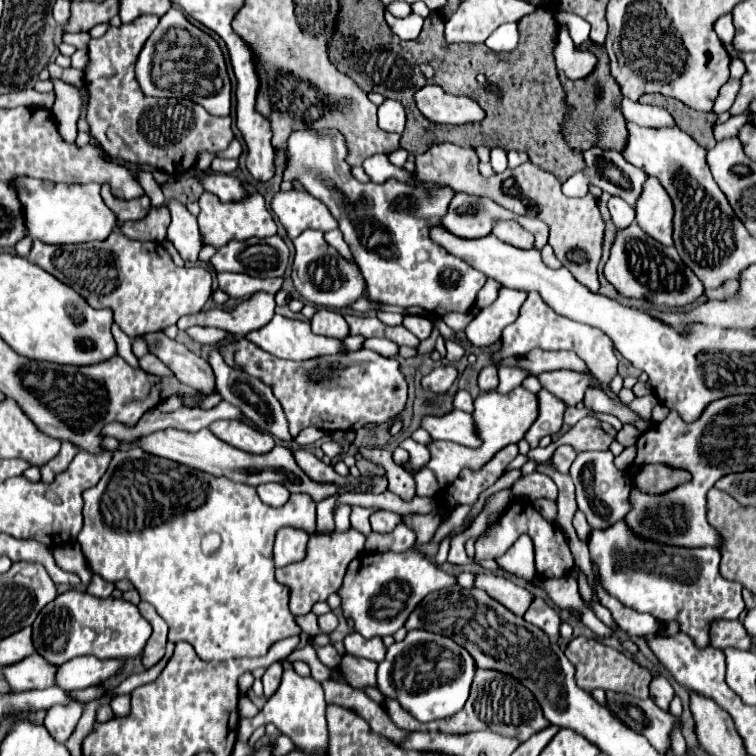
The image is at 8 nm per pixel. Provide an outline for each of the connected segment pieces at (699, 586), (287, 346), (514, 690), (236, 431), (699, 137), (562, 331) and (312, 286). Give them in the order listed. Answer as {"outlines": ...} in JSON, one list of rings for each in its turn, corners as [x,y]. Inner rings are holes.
{"outlines":[[[[618,522],[606,530],[592,530],[590,540],[590,558],[596,562],[600,570],[602,586],[616,596],[624,606],[634,608],[636,612],[648,612],[660,622],[666,620],[678,620],[680,630],[690,634],[696,646],[704,648],[708,646],[708,628],[712,620],[738,620],[740,612],[744,610],[742,600],[742,586],[738,582],[722,578],[718,566],[720,566],[720,552],[712,546],[706,548],[674,548],[674,546],[662,546],[656,542],[646,542],[638,538],[626,522]]],[[[278,314],[264,328],[260,328],[256,332],[250,332],[248,340],[254,342],[256,346],[260,346],[262,350],[270,352],[272,356],[284,358],[284,360],[312,360],[316,356],[328,356],[328,354],[348,352],[346,346],[340,340],[314,334],[310,330],[310,322],[308,320],[292,320],[292,318],[284,318],[284,316],[278,316]]],[[[476,670],[474,682],[472,682],[472,690],[470,690],[470,698],[466,702],[466,706],[445,720],[436,720],[436,722],[428,722],[428,728],[424,728],[424,724],[416,722],[412,716],[408,716],[408,712],[404,712],[404,708],[400,708],[400,704],[396,704],[396,700],[384,700],[384,708],[390,714],[390,718],[404,730],[428,730],[428,732],[452,732],[452,734],[464,734],[464,732],[476,732],[476,730],[492,730],[496,734],[502,736],[514,736],[520,742],[528,740],[532,734],[544,730],[546,726],[550,726],[550,722],[544,718],[540,704],[536,702],[534,694],[520,684],[520,680],[516,680],[510,674],[498,672],[498,670]]],[[[220,420],[210,426],[210,430],[224,442],[252,454],[266,454],[276,446],[272,434],[266,434],[240,420]]],[[[644,94],[640,98],[642,104],[652,104],[652,106],[660,106],[660,108],[666,108],[674,120],[676,120],[676,126],[684,132],[688,132],[702,148],[710,150],[716,140],[714,140],[714,134],[712,134],[712,124],[714,124],[714,114],[712,112],[696,112],[688,106],[684,106],[682,102],[678,100],[672,100],[672,98],[666,98],[662,94]]],[[[538,292],[528,294],[526,302],[520,308],[518,320],[506,328],[502,348],[492,356],[492,362],[498,364],[500,360],[510,358],[510,356],[520,358],[520,356],[526,356],[534,348],[540,348],[540,350],[572,350],[572,352],[576,352],[586,362],[588,370],[604,386],[608,386],[612,376],[616,374],[618,360],[616,360],[616,354],[614,354],[612,340],[604,332],[600,332],[600,330],[596,330],[592,326],[568,320],[568,318],[552,312],[552,308],[548,308],[548,304],[544,304],[544,300],[540,298]]],[[[318,230],[302,232],[292,240],[294,244],[294,264],[292,264],[292,282],[298,294],[316,306],[326,308],[346,308],[350,302],[358,300],[364,290],[364,278],[360,270],[352,264],[346,264],[342,256],[324,240],[324,234]],[[334,252],[334,254],[332,254]]]]}

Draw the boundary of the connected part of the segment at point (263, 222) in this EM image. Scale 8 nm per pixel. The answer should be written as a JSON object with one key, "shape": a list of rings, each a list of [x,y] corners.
{"shape":[[[204,192],[200,196],[200,208],[202,212],[198,216],[198,224],[200,224],[200,234],[204,236],[204,246],[220,248],[230,240],[248,240],[252,236],[266,238],[276,234],[276,222],[268,212],[262,194],[250,194],[240,202],[220,202],[218,196]]]}

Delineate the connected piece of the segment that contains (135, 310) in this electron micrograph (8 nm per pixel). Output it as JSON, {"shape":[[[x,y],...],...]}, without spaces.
{"shape":[[[120,230],[98,242],[50,246],[34,240],[28,256],[34,264],[72,286],[92,308],[112,308],[114,322],[130,336],[160,332],[186,314],[202,310],[212,296],[212,276],[206,268],[180,268],[160,242],[140,242],[124,236]]]}

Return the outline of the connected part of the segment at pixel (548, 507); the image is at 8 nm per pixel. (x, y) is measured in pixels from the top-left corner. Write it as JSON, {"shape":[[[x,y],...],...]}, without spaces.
{"shape":[[[540,498],[540,500],[536,500],[536,508],[538,508],[540,514],[542,514],[544,518],[548,518],[550,522],[556,520],[556,514],[558,514],[558,506],[556,506],[556,502],[546,500],[546,498]]]}

